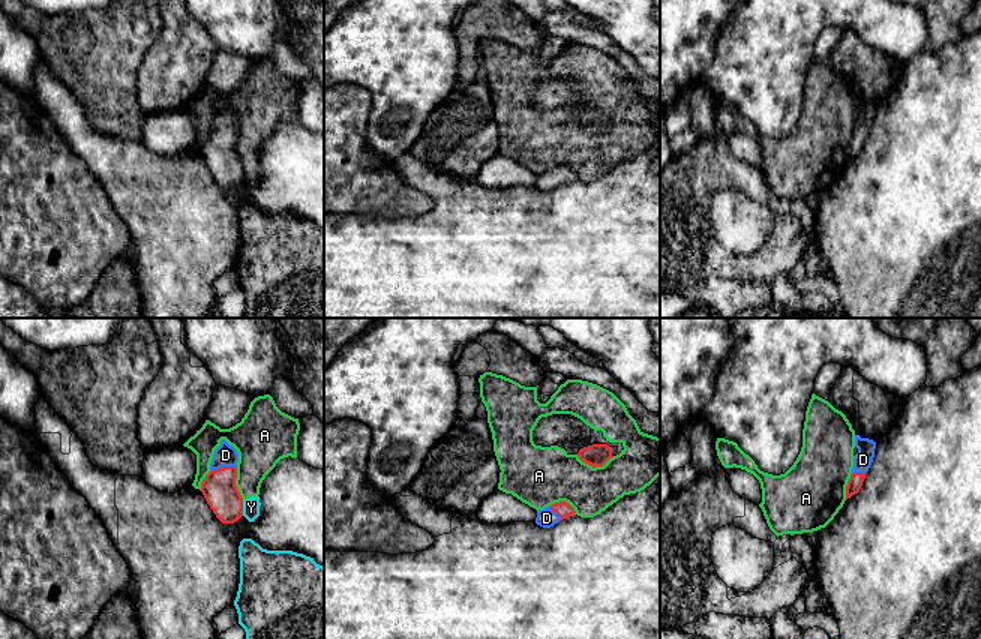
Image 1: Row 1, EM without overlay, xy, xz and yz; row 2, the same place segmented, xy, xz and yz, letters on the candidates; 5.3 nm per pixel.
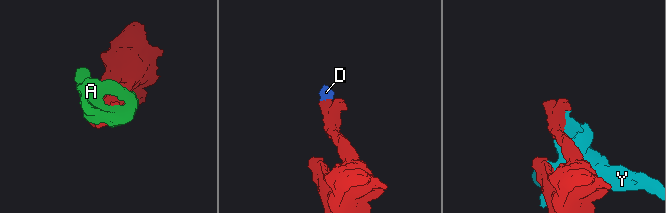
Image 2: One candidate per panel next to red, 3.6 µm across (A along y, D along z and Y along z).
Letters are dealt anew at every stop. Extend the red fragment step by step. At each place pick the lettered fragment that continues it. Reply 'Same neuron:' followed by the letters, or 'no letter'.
Same neuron: D

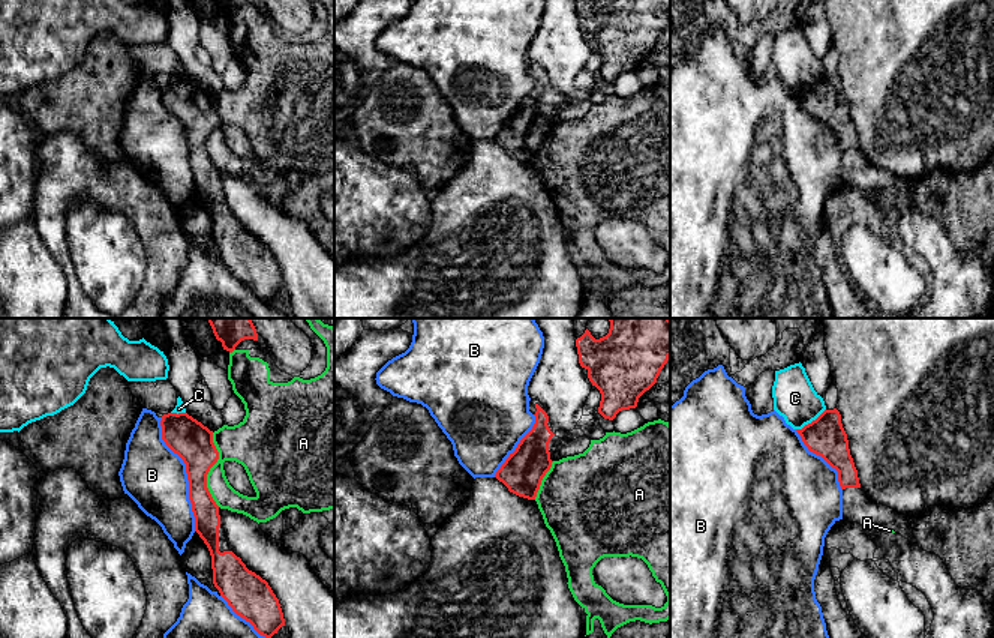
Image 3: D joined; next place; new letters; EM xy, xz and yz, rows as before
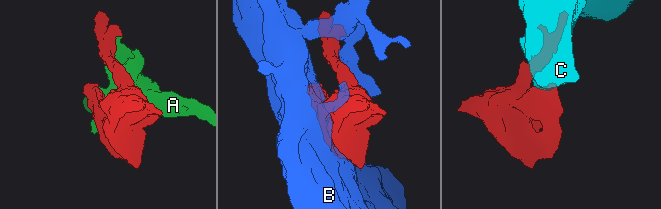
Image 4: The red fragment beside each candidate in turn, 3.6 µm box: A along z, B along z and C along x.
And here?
Same neuron: no letter

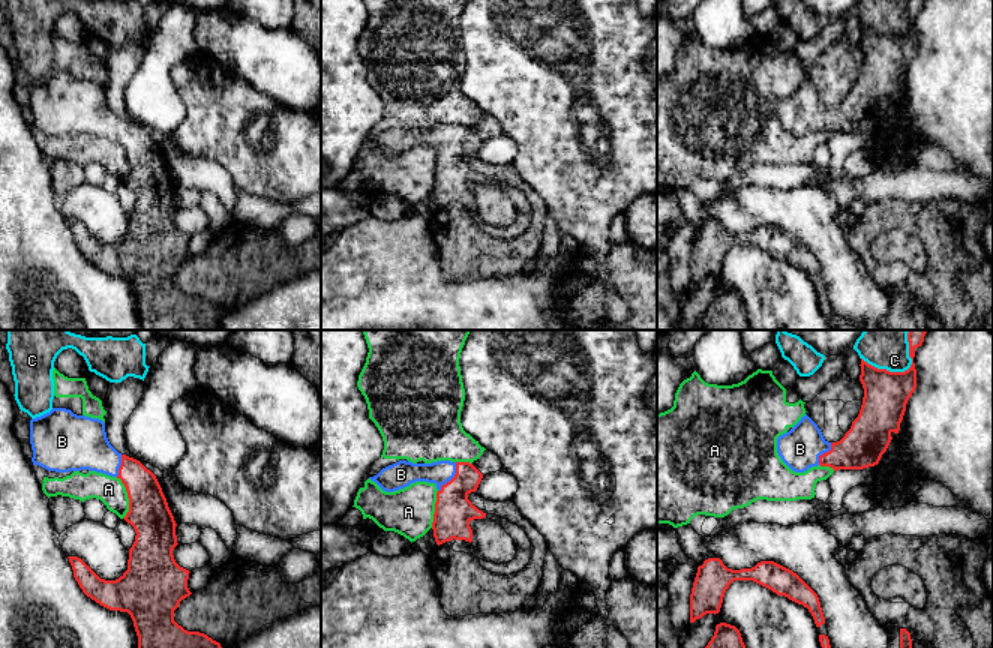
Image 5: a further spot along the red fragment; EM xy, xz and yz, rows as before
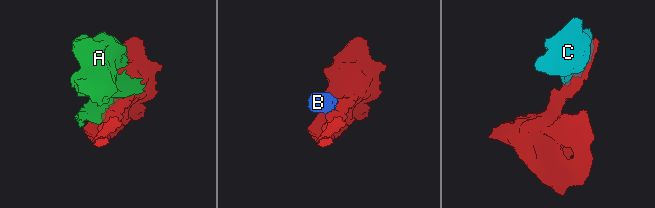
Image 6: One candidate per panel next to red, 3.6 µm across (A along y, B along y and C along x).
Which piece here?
Same neuron: B

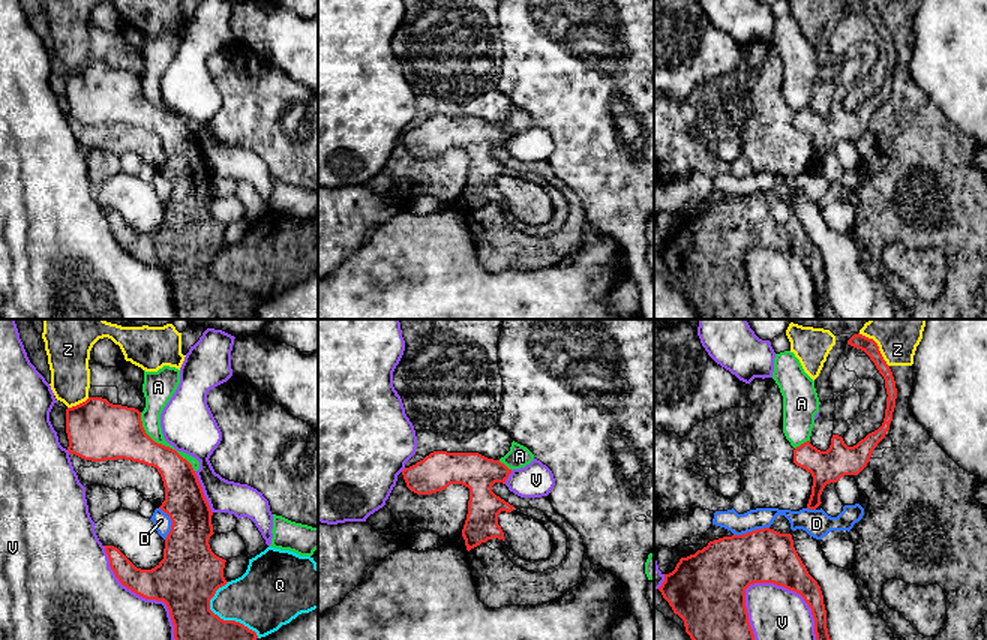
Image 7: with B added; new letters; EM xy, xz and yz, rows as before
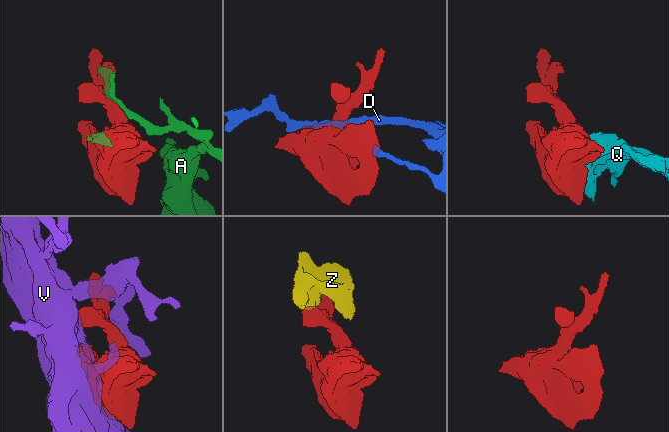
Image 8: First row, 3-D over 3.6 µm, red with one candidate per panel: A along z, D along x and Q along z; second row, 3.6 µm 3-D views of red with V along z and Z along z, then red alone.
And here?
Same neuron: no letter

